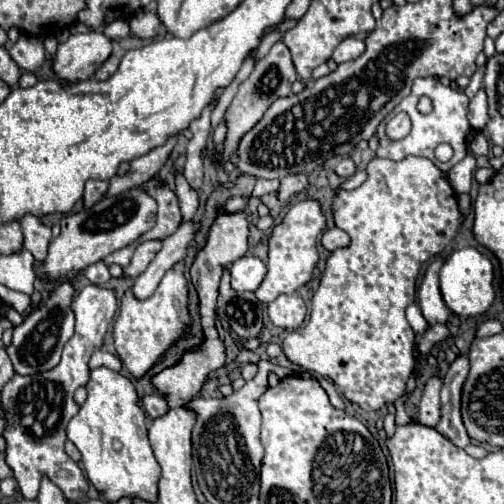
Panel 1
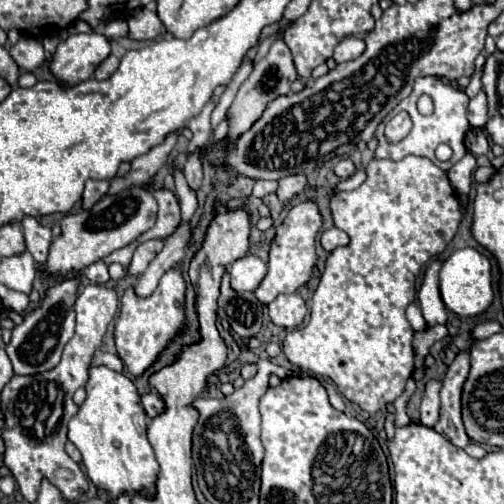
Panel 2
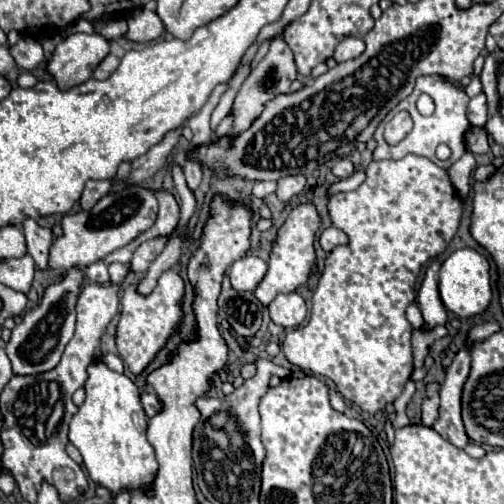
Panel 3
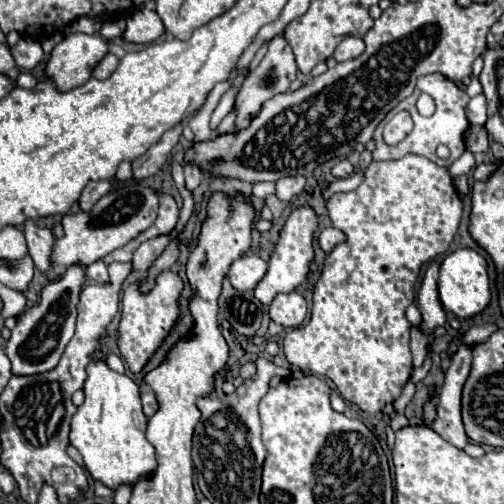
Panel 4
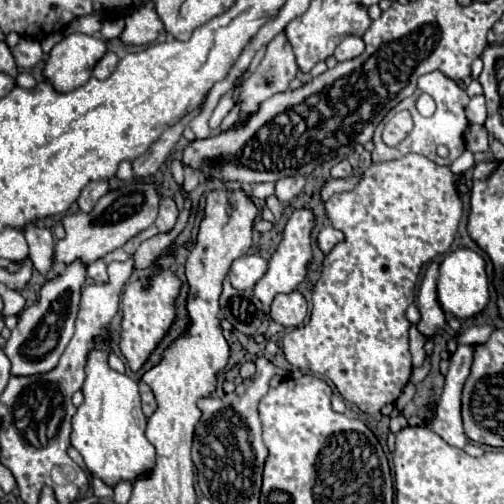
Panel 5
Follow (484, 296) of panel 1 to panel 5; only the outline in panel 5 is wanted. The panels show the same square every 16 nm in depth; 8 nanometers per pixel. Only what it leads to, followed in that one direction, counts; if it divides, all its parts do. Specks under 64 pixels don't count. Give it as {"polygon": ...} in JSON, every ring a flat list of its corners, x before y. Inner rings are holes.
{"polygon":[[460,248,460,250,450,252,440,264,438,300,444,308,444,312,452,312,458,318,470,318,470,316,476,316,478,312,482,312,490,300,484,258,468,248]]}

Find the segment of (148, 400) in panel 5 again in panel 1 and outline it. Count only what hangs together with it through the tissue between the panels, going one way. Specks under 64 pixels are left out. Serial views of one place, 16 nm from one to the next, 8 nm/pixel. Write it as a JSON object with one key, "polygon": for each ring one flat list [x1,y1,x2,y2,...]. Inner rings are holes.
{"polygon":[[160,394,144,396,142,402,144,402,144,408,148,410,150,418,160,418,160,416,164,416,168,412,168,402]]}

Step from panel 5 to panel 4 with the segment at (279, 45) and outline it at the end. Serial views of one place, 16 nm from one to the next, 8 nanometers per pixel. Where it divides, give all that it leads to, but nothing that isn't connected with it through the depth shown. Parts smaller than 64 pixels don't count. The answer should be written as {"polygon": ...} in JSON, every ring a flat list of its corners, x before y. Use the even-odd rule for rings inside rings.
{"polygon":[[278,34,276,38,272,38,266,56,258,64,258,68,252,70,252,74,244,80,244,84,242,84,242,88,240,88,240,92,236,96,236,102,234,102,234,110,236,110,234,132,248,128,248,124,252,122,252,118,260,114,262,104,266,100,270,100,272,96,280,94,280,92,288,92,290,90,290,82,296,78,296,74,298,74,298,68,296,68,294,56,292,56,292,48,288,48,288,42,284,40,284,36]]}

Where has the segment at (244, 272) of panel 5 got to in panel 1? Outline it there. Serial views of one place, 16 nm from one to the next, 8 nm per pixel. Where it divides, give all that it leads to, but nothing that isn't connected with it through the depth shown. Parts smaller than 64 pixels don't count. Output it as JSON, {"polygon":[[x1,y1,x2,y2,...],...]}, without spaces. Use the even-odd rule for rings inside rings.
{"polygon":[[242,256,230,266,230,274,232,274,232,290,254,292,266,276,266,266,256,256]]}

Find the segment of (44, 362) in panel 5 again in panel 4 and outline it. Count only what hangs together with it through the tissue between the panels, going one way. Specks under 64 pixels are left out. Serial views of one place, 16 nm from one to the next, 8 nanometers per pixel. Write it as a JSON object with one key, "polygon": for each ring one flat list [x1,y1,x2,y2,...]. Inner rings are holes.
{"polygon":[[74,264,56,282,48,284,42,290,40,302,36,306,28,308,20,316,20,322,12,330,12,336,6,344,6,356,12,362,12,374,18,374,18,376,42,374,52,370,58,364,66,344,74,336,76,304,78,304,82,284,84,284,84,270,78,264]]}

